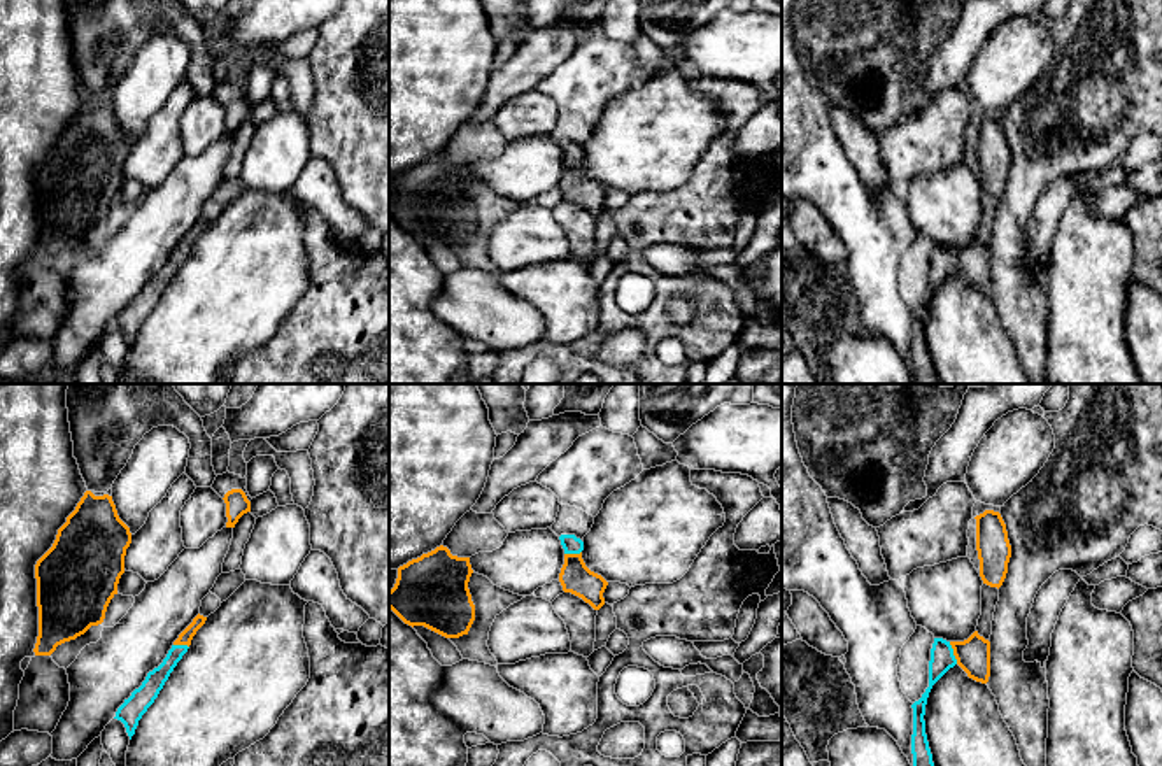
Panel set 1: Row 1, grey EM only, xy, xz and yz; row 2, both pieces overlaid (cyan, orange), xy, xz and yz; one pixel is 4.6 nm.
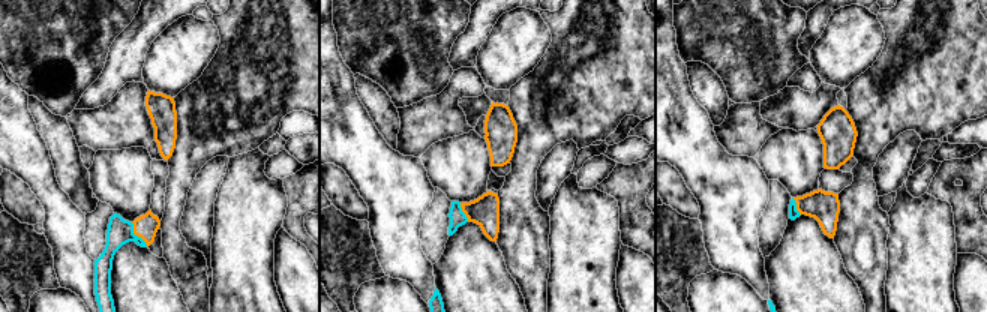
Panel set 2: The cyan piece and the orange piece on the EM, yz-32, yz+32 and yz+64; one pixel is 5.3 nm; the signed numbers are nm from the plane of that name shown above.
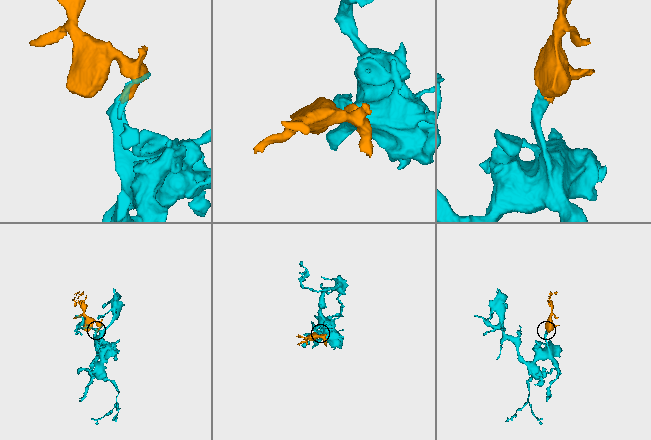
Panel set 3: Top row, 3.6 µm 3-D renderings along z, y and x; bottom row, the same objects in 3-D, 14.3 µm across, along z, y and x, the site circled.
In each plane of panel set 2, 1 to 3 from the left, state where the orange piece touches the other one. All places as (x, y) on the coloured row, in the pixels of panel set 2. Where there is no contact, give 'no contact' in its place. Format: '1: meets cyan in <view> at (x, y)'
1: meets cyan in yz-32 at (137, 236)
2: meets cyan in yz+32 at (462, 212)
3: meets cyan in yz+64 at (795, 207)

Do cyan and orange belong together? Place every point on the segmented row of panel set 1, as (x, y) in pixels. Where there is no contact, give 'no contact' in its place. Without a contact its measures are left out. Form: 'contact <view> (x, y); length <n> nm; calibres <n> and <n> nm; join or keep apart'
contact yz (952, 652); length 110 nm; calibres 110 and 160 nm; join

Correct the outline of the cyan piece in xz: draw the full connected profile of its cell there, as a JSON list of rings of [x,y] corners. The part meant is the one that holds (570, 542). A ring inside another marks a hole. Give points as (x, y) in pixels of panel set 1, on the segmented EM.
[[[561,535],[561,545],[564,549],[564,564],[559,573],[559,582],[564,592],[571,592],[589,603],[594,610],[605,605],[603,592],[608,582],[591,571],[584,559],[584,542],[575,535]]]

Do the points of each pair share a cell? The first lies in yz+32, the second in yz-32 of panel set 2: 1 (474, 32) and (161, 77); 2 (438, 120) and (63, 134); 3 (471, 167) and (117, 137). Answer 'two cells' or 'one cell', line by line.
1: two cells
2: two cells
3: two cells

